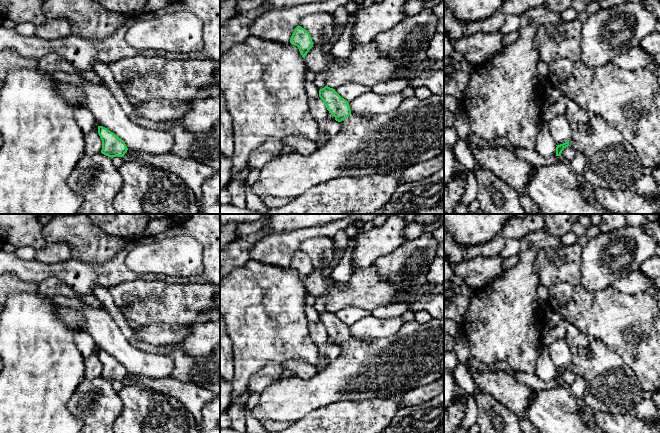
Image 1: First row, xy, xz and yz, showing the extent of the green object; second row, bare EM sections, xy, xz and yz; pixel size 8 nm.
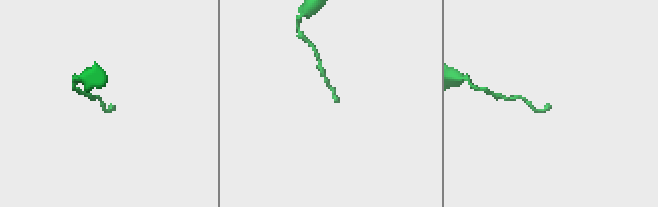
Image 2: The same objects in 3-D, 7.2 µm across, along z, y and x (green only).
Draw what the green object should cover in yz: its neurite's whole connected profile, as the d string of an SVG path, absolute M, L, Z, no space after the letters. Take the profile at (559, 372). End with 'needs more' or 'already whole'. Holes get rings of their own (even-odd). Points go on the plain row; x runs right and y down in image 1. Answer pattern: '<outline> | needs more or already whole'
M591 338L587 347L579 348L567 366L556 370L556 380L561 380L562 375L568 370L584 379L586 387L580 400L590 412L629 413L643 399L643 390L636 374L617 353L596 338Z | needs more

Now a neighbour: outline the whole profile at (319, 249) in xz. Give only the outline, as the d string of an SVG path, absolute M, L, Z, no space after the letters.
M327 236L307 238L299 244L298 249L310 258L317 269L328 270L334 258L333 240Z

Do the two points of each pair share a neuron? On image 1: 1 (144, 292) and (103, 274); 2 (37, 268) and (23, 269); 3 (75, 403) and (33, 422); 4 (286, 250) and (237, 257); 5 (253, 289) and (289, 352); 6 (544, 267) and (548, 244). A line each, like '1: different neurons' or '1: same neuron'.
1: different neurons
2: same neuron
3: different neurons
4: different neurons
5: same neuron
6: different neurons

